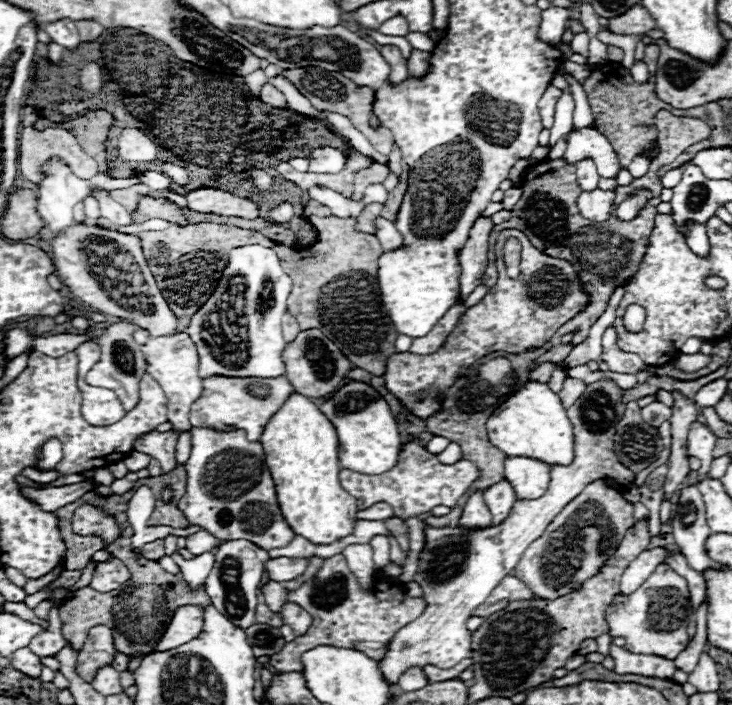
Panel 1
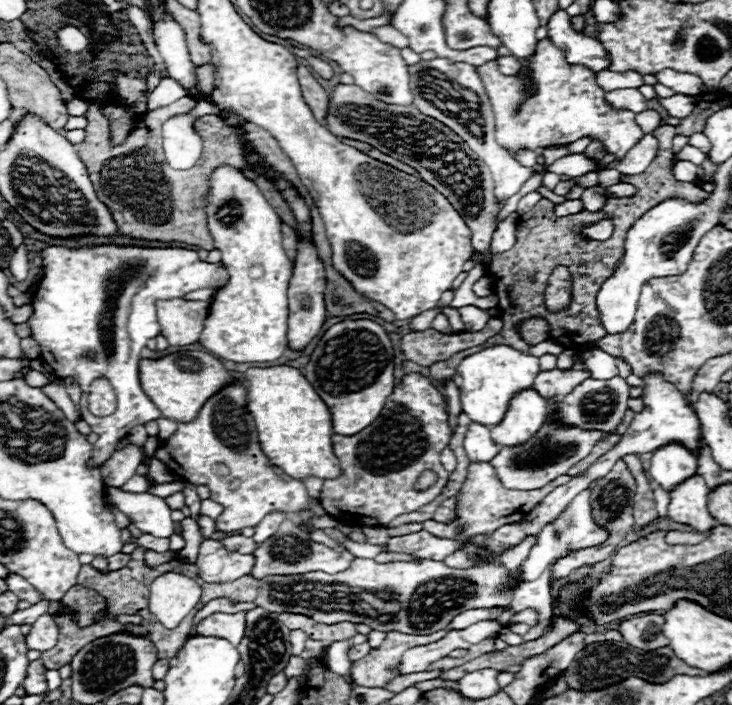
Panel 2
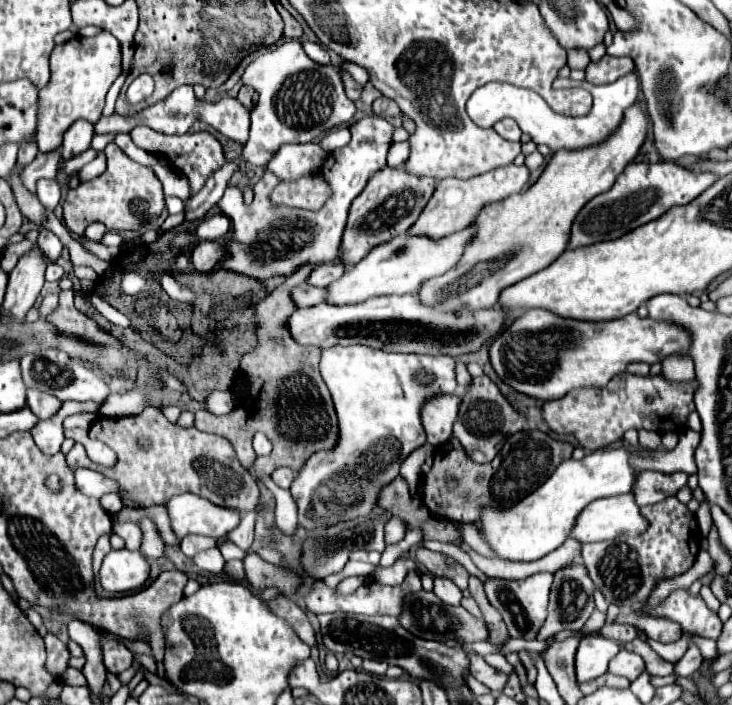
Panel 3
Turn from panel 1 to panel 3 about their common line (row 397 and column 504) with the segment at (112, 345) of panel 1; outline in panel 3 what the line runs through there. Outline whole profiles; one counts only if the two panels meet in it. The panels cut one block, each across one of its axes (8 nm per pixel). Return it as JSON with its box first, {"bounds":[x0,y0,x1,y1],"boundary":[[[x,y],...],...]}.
{"bounds":[494,118,522,142],"boundary":[[[502,118],[500,122],[494,124],[494,130],[506,138],[506,140],[512,140],[512,142],[518,142],[520,136],[522,136],[522,130],[518,128],[518,124],[514,122],[514,118]]]}

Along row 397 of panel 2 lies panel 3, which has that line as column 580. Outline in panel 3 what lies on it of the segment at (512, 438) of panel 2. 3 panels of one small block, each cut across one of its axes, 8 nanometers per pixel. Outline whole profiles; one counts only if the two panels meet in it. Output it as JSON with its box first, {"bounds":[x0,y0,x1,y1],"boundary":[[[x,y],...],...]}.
{"bounds":[572,494,648,542],"boundary":[[[634,494],[610,496],[590,502],[576,520],[572,538],[586,542],[616,540],[620,536],[638,536],[646,530],[648,522],[642,518],[640,506],[634,502]]]}

